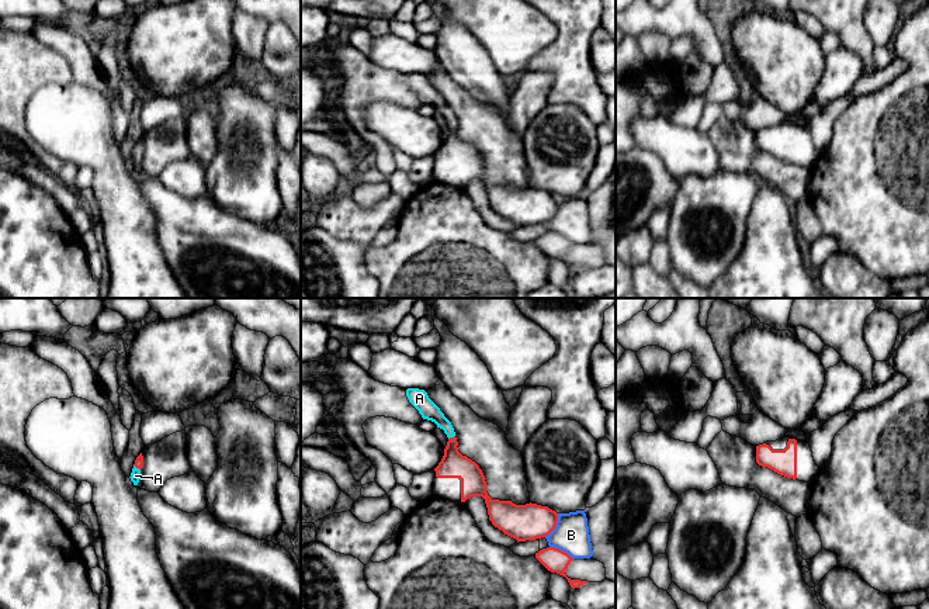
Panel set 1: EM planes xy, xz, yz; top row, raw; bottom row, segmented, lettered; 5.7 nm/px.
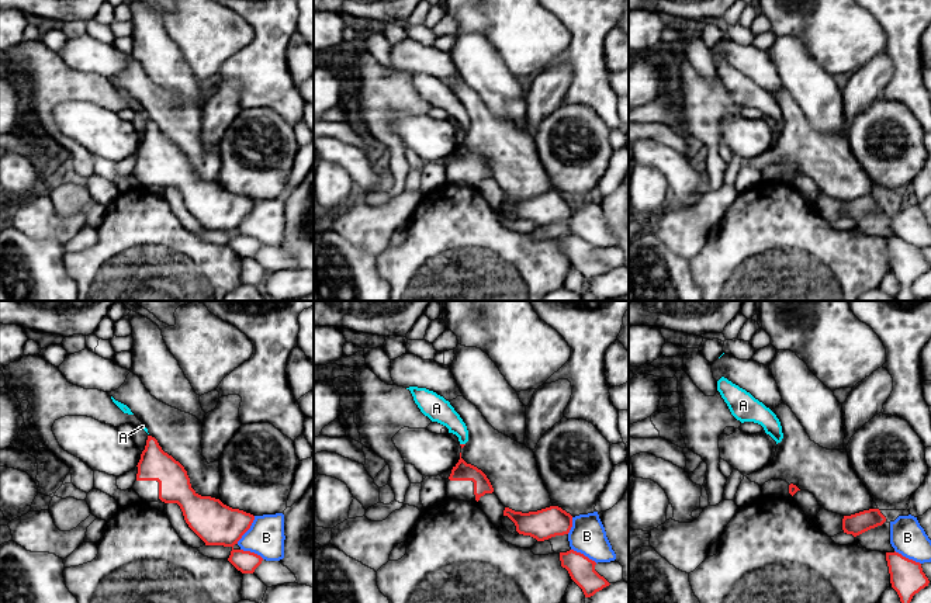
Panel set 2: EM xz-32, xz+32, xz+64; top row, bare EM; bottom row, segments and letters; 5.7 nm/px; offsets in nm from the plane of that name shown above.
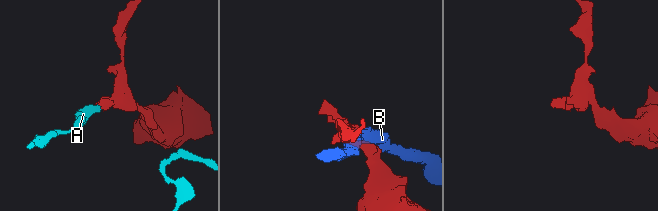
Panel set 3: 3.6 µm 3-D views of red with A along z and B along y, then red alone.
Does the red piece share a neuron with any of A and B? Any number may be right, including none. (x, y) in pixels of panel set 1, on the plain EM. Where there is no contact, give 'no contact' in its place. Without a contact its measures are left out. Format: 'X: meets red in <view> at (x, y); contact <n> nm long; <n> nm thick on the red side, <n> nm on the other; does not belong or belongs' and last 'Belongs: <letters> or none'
A: meets red in xz at (451, 123); contact 50 nm long; 150 nm thick on the red side, 100 nm on the other; belongs
B: meets red in xz at (555, 210); contact 160 nm long; 200 nm thick on the red side, 200 nm on the other; does not belong
Belongs: A

